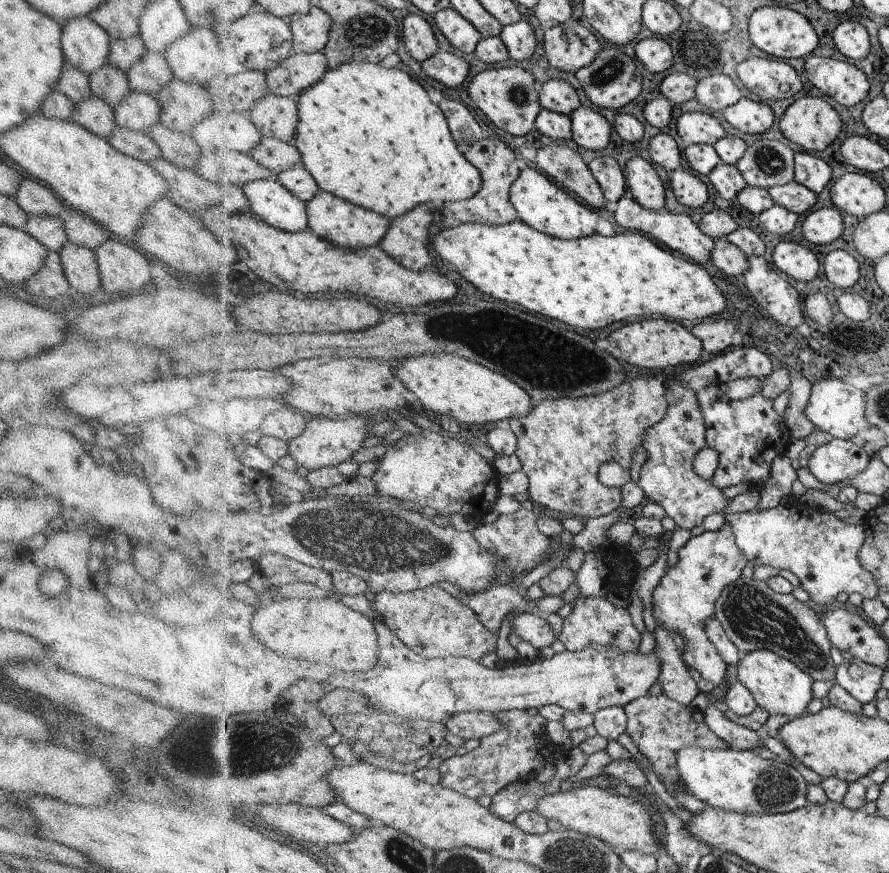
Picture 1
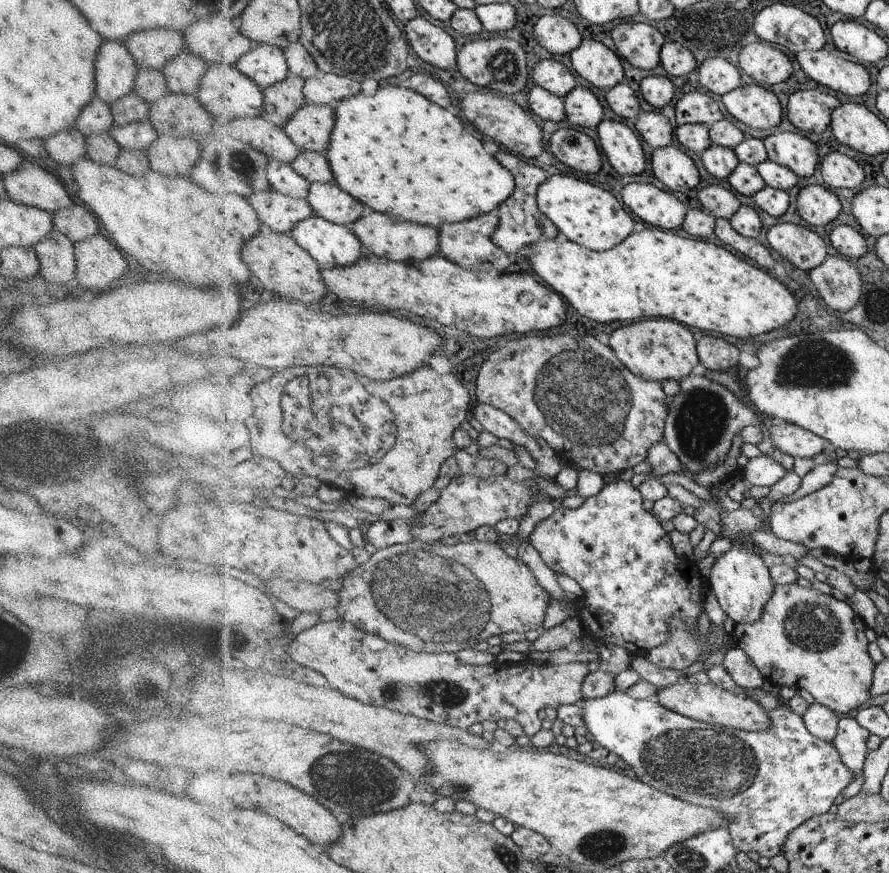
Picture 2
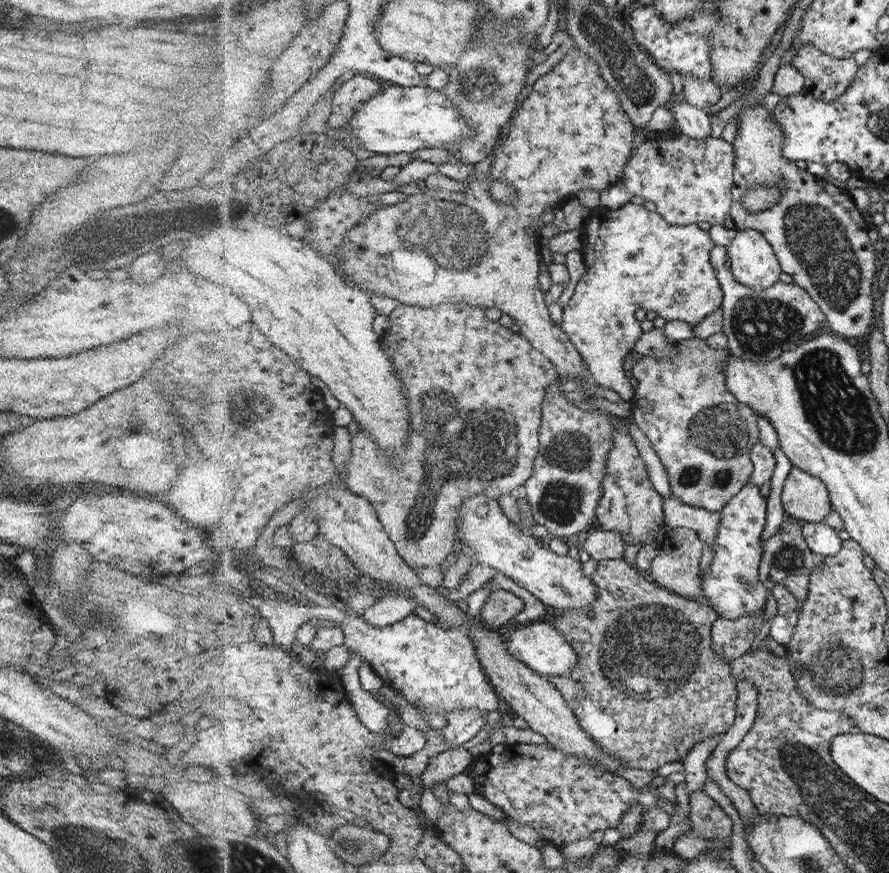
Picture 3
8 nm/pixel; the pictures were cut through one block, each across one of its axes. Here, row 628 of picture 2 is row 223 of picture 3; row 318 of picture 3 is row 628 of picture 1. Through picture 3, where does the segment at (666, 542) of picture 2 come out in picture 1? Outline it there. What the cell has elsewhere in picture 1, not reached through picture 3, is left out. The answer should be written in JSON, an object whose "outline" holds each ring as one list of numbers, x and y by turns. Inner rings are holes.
{"outline":[[724,523,716,531,704,531,691,537,679,550,676,568,666,571,653,592,653,607,656,623,662,623,666,630,684,640,683,660,688,666,698,670,704,680,715,685,726,676,726,661,715,644,708,640,707,620,715,617,715,600,724,588,735,583,746,566,745,552,734,544,734,532,731,524],[599,597,578,599,573,611,563,620,563,628,558,638,566,651,580,651,590,644,614,644,618,651,636,651,640,644,640,635,632,624,628,610,616,610,604,597]]}

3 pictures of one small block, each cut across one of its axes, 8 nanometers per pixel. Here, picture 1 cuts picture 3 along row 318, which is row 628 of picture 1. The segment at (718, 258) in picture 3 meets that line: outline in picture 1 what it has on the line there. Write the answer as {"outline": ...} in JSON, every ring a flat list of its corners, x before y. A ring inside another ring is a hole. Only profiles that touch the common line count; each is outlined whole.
{"outline":[[741,576,715,600,715,617,739,654,768,649,799,665,816,680,834,680,837,665,830,656,834,646,820,615,811,603,801,603,792,593,774,592,764,578,754,576]]}

